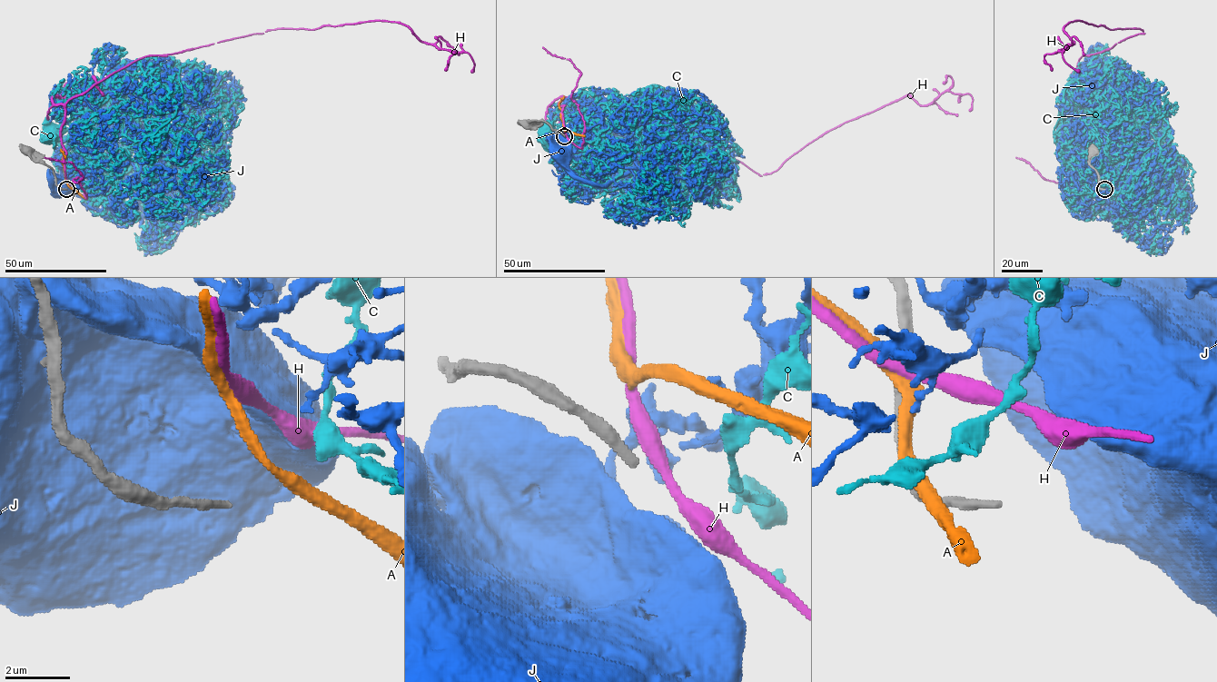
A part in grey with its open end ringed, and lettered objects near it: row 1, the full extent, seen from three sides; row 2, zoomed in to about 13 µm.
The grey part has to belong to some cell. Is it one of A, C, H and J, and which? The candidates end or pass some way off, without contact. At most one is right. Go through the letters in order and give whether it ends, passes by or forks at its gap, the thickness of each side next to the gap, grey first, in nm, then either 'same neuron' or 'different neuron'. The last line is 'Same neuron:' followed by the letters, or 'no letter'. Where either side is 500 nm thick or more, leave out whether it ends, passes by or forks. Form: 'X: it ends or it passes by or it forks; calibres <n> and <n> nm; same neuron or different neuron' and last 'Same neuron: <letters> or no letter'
A: it passes by; calibres 260 and 380 nm; different neuron
C: it passes by; calibres 260 and 400 nm; different neuron
H: it passes by; calibres 260 and 480 nm; different neuron
J: calibres 260 and 750 nm; different neuron
Same neuron: no letter

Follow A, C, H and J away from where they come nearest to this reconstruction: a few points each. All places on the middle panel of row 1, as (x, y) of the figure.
A: (568, 132), (564, 129), (559, 107), (563, 95)
C: (570, 134), (574, 138), (589, 136), (598, 147), (627, 161), (616, 169), (568, 154), (554, 144)
H: (568, 138), (559, 103), (591, 97), (662, 120), (762, 176), (906, 95), (921, 105), (969, 93), (970, 111)
J: (566, 139), (559, 152), (561, 153)

